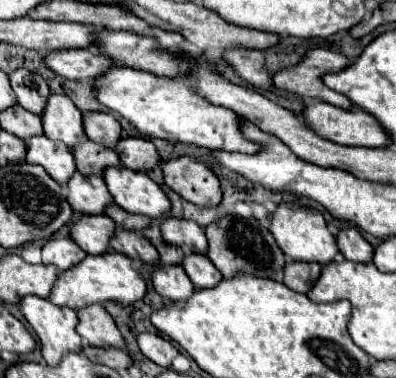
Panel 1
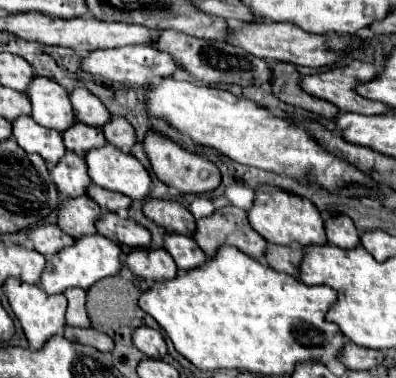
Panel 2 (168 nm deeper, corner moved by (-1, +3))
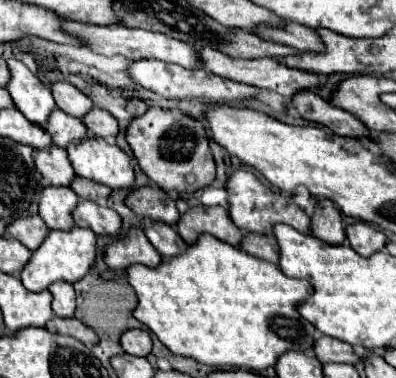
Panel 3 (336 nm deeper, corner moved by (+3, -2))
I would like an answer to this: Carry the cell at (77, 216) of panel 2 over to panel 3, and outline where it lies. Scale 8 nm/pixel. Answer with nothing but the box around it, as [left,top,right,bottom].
[40,186,80,230]

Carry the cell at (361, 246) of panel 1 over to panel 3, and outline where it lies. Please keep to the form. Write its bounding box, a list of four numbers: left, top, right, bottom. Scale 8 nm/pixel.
[312,202,346,246]

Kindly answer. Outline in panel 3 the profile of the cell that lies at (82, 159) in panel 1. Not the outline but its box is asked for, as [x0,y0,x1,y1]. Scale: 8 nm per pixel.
[46,110,86,148]

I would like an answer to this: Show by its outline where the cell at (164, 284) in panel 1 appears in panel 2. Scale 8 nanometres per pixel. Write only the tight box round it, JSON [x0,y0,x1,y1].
[126,249,178,281]

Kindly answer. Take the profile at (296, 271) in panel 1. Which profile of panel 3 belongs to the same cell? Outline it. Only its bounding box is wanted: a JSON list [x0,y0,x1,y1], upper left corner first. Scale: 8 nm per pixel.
[240,234,280,264]

